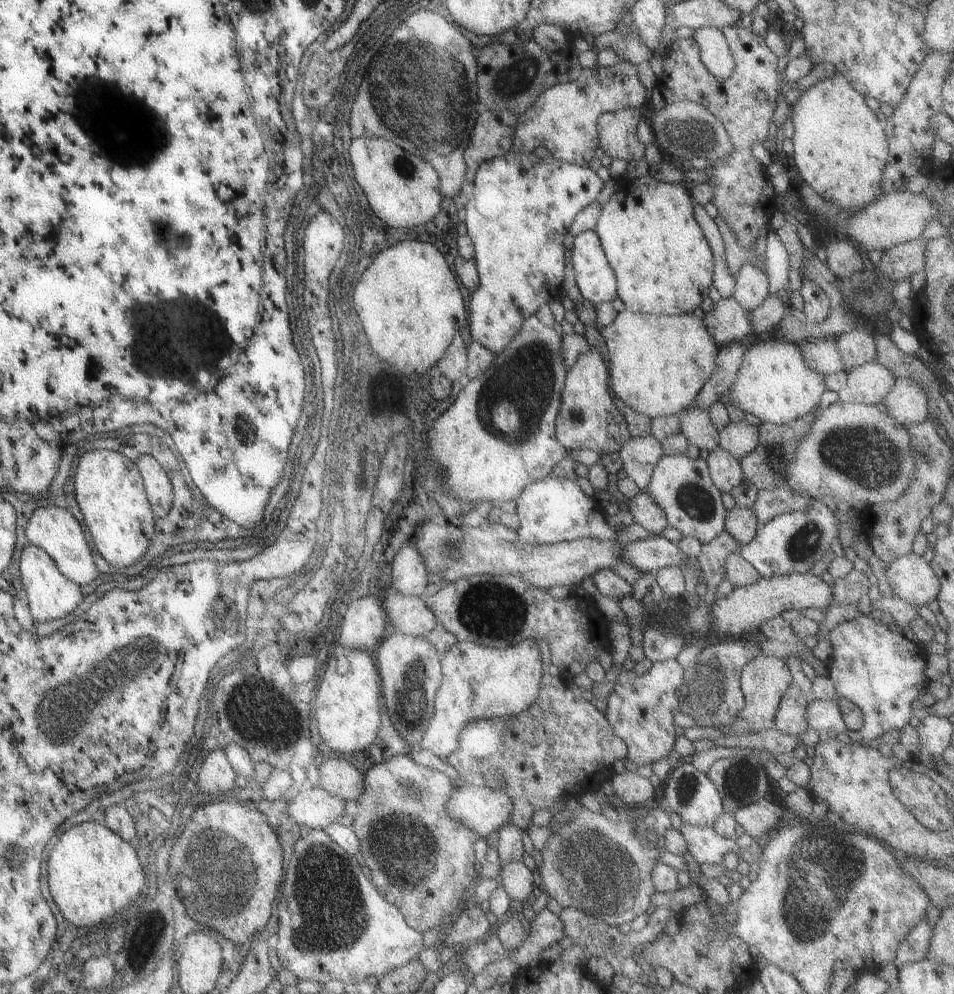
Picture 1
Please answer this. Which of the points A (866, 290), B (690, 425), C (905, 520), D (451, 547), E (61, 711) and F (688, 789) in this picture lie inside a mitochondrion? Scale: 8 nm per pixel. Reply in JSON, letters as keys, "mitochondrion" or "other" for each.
{"A":"mitochondrion","B":"other","C":"other","D":"mitochondrion","E":"mitochondrion","F":"mitochondrion"}

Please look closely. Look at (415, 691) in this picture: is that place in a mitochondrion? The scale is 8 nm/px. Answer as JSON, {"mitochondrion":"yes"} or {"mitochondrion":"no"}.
{"mitochondrion":"yes"}

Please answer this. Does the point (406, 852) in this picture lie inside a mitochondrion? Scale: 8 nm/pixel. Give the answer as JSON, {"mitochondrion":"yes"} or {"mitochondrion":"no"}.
{"mitochondrion":"yes"}

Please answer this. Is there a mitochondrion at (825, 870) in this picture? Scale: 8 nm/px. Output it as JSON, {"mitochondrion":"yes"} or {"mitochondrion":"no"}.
{"mitochondrion":"yes"}

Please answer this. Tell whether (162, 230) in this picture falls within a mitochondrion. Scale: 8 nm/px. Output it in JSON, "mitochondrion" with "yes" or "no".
{"mitochondrion":"no"}

